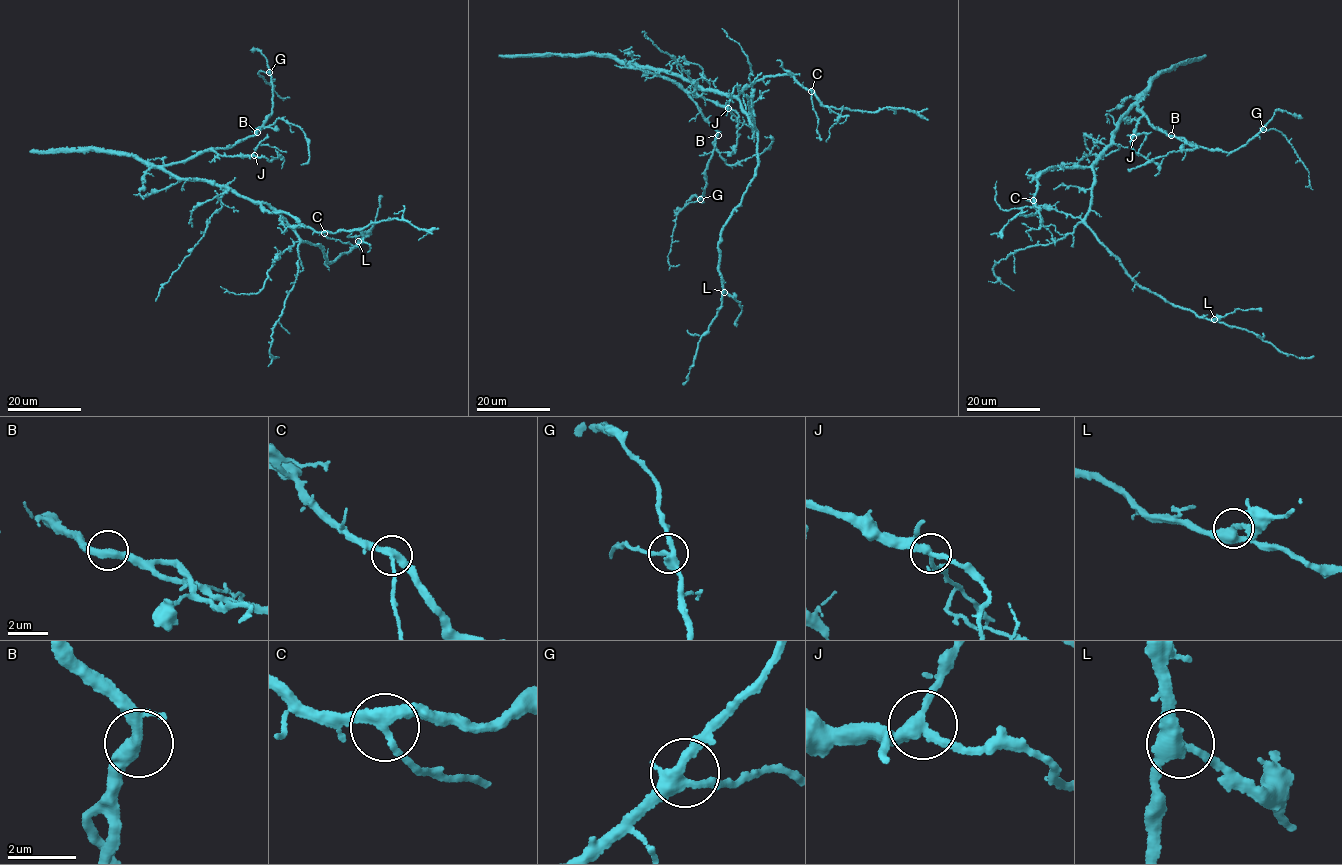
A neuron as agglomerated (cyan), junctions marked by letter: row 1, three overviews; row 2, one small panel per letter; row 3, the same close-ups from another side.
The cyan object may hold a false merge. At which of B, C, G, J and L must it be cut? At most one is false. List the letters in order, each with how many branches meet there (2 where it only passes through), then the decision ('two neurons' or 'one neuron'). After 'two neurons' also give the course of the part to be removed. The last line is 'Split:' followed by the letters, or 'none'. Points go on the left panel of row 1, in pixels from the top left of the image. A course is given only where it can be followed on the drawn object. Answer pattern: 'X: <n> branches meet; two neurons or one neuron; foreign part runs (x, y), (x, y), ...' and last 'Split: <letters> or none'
B: 3 branches meet; one neuron
C: 3 branches meet; one neuron
G: 3 branches meet; one neuron
J: 3 branches meet; one neuron
L: 3 branches meet; one neuron
Split: none

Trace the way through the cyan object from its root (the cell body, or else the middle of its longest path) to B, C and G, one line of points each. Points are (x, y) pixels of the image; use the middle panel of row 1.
B: (708, 90), (666, 72), (646, 68), (668, 78), (683, 90), (718, 135)
C: (708, 90), (737, 96), (757, 80), (778, 75), (792, 76), (811, 91)
G: (708, 90), (666, 72), (646, 68), (668, 78), (683, 90), (717, 133), (706, 171), (704, 197), (700, 199)

